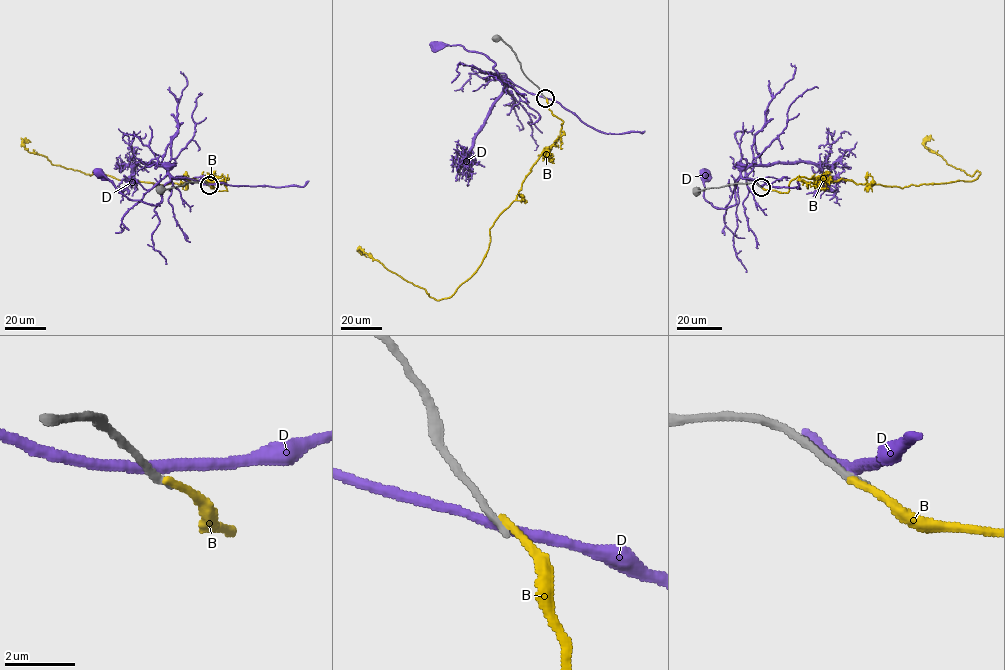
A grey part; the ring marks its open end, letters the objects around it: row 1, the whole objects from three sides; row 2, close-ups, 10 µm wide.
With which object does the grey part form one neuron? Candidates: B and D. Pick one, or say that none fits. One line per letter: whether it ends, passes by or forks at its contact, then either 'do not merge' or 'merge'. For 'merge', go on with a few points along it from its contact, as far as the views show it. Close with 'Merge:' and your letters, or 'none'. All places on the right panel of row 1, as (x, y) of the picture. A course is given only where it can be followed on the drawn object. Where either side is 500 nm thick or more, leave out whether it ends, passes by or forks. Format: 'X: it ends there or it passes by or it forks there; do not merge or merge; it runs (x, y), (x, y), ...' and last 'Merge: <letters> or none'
B: it ends there; do not merge
D: it passes by; do not merge
Merge: none

